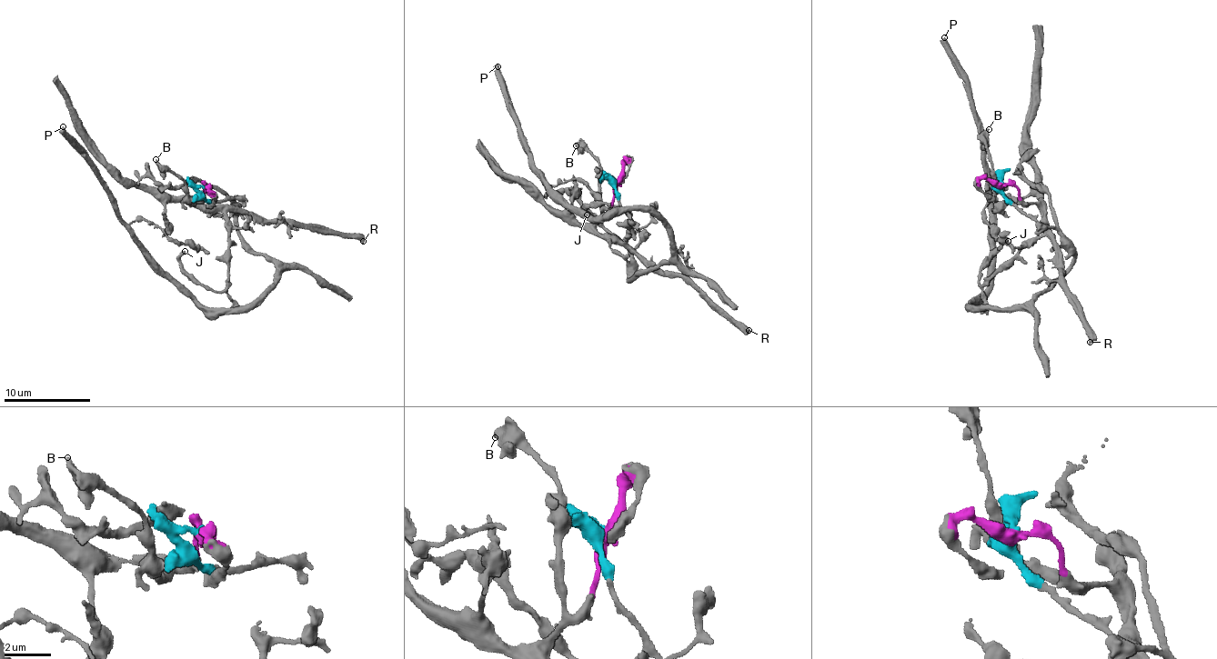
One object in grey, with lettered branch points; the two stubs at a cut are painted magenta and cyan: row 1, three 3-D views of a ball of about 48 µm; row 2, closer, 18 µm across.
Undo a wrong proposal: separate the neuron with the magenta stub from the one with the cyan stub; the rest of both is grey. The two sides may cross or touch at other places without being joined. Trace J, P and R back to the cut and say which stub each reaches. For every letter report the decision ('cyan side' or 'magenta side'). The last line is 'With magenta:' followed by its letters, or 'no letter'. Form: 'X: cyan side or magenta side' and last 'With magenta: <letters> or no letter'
J: magenta side
P: cyan side
R: magenta side
With magenta: J, R

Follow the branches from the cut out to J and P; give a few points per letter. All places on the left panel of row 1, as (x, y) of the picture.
J: (206, 187), (191, 200), (225, 214), (223, 289), (191, 281), (180, 260), (185, 252)
P: (206, 187), (215, 202), (238, 196), (236, 223), (276, 270), (246, 308), (201, 307), (153, 259), (64, 126)

